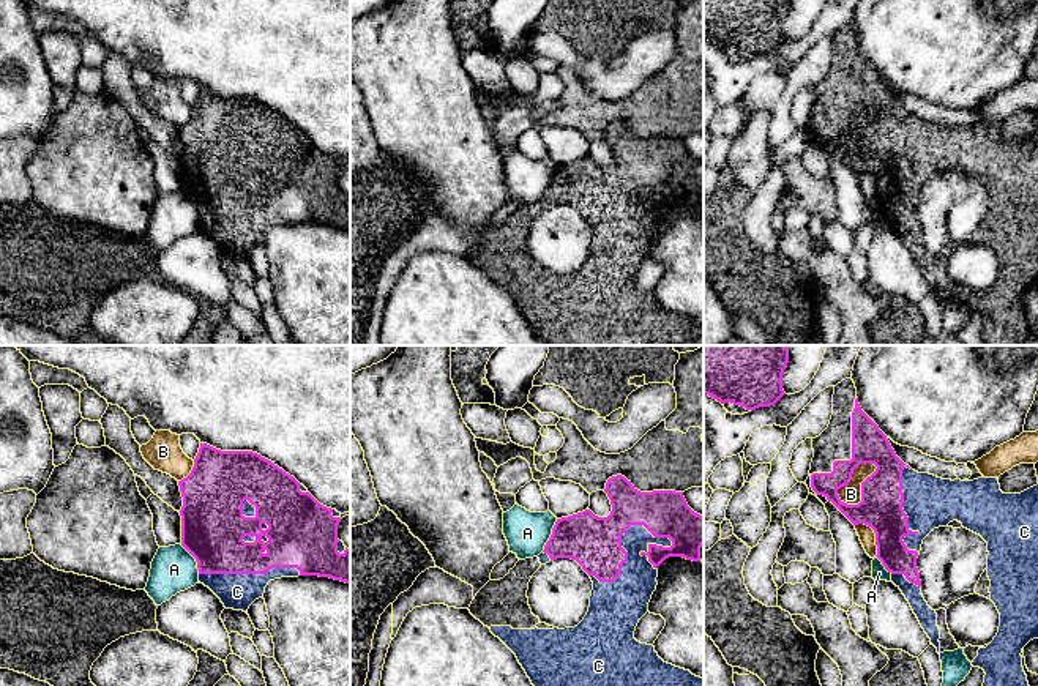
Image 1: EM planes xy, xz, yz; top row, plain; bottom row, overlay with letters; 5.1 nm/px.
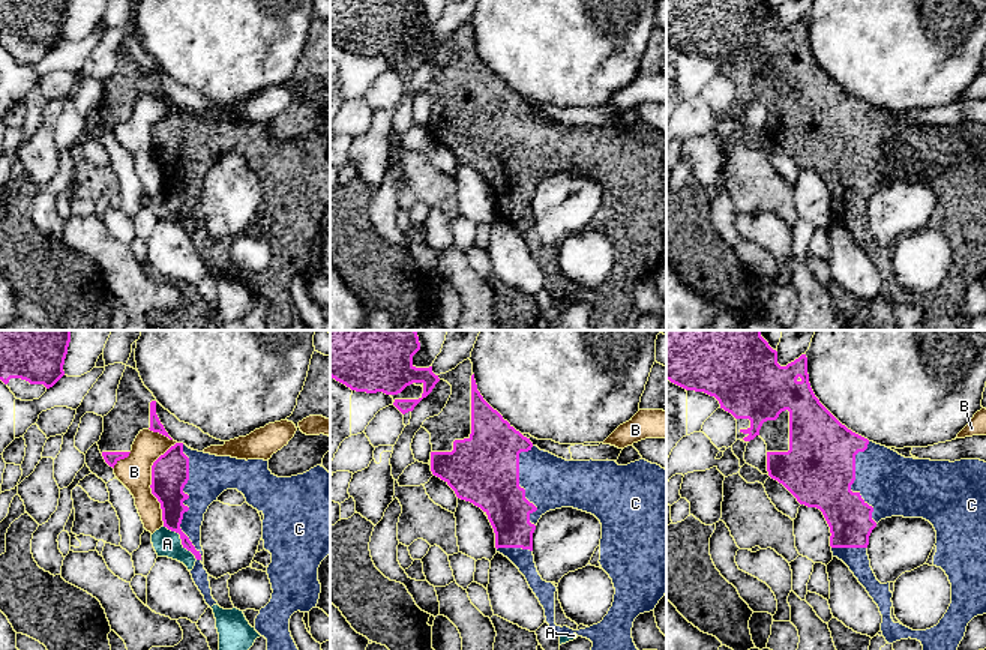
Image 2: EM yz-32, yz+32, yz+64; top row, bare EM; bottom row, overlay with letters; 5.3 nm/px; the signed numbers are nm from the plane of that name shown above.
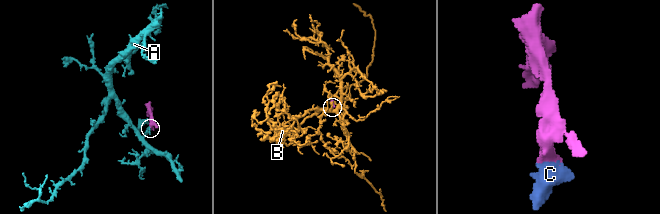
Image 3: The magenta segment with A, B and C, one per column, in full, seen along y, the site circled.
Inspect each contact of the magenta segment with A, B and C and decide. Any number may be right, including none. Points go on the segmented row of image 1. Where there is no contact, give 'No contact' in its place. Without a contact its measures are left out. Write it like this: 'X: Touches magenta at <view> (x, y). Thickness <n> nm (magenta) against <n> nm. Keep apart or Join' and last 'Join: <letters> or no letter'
A: Touches magenta at xz (551, 535). Thickness 280 nm (magenta) against 220 nm. Keep apart
B: Touches magenta at yz (862, 494). Thickness 220 nm (magenta) against 110 nm. Keep apart
C: Touches magenta at xz (620, 544). Thickness 280 nm (magenta) against 200 nm. Join
Join: C

